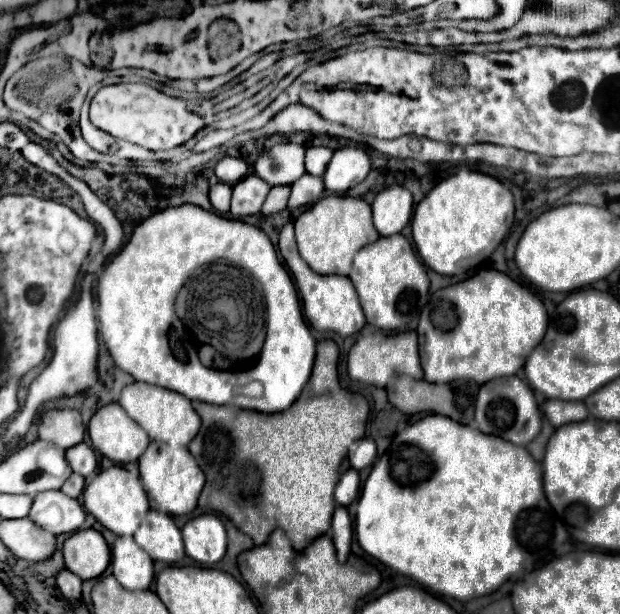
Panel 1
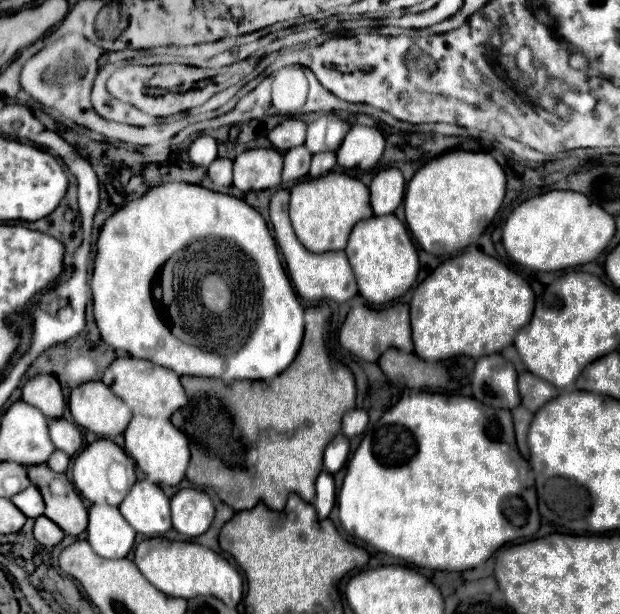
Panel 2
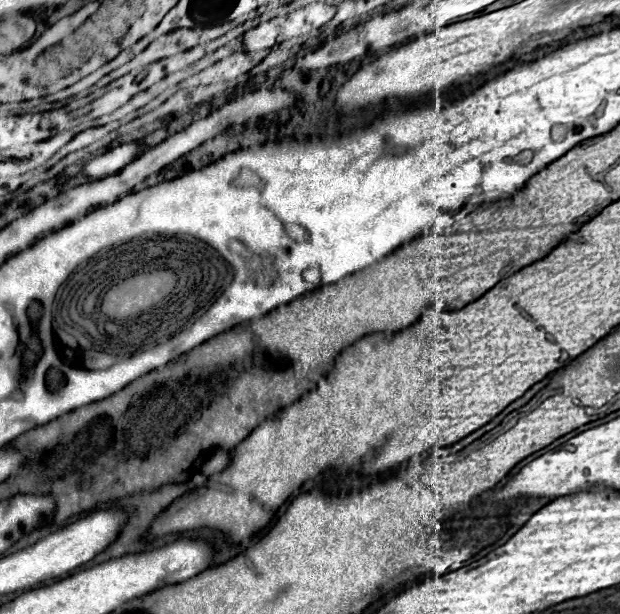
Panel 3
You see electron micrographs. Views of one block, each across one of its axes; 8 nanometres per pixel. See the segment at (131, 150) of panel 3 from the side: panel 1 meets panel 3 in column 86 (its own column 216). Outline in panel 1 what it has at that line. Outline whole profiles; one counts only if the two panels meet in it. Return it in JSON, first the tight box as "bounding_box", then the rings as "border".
{"bounding_box":[214,158,248,184],"border":[[[222,158],[216,166],[214,166],[214,174],[220,178],[220,182],[226,182],[226,184],[232,184],[232,182],[238,182],[246,176],[248,172],[248,164],[240,158]]]}

